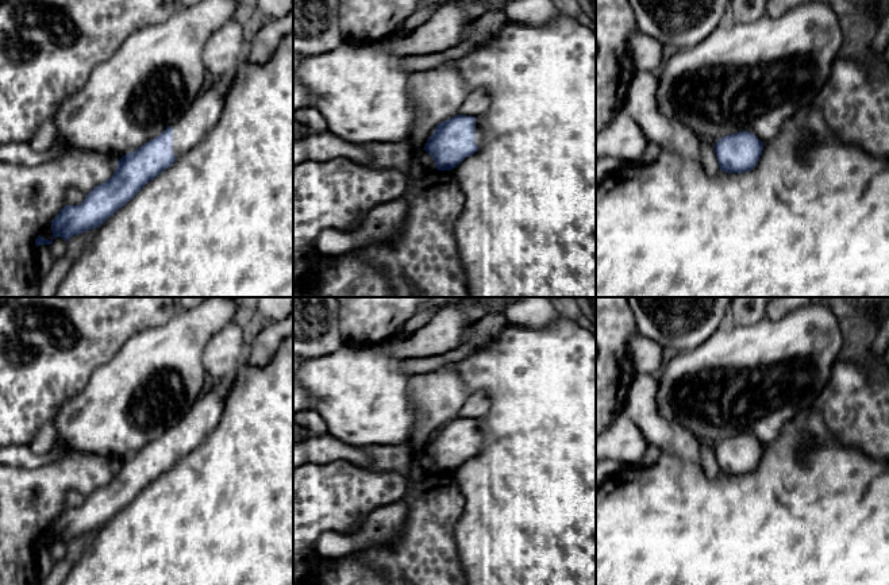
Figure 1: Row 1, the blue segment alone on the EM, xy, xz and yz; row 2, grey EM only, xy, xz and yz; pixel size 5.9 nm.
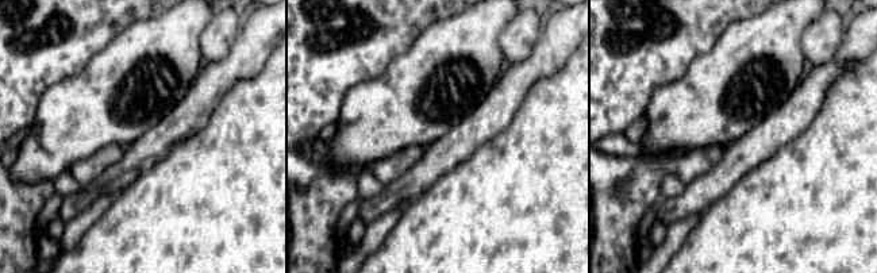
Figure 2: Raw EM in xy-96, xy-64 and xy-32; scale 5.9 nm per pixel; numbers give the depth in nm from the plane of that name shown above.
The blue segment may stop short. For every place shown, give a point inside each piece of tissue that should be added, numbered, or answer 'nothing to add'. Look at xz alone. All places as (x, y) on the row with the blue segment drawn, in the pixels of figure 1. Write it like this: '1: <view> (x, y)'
1: xz (480, 138)

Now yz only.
nothing to add

